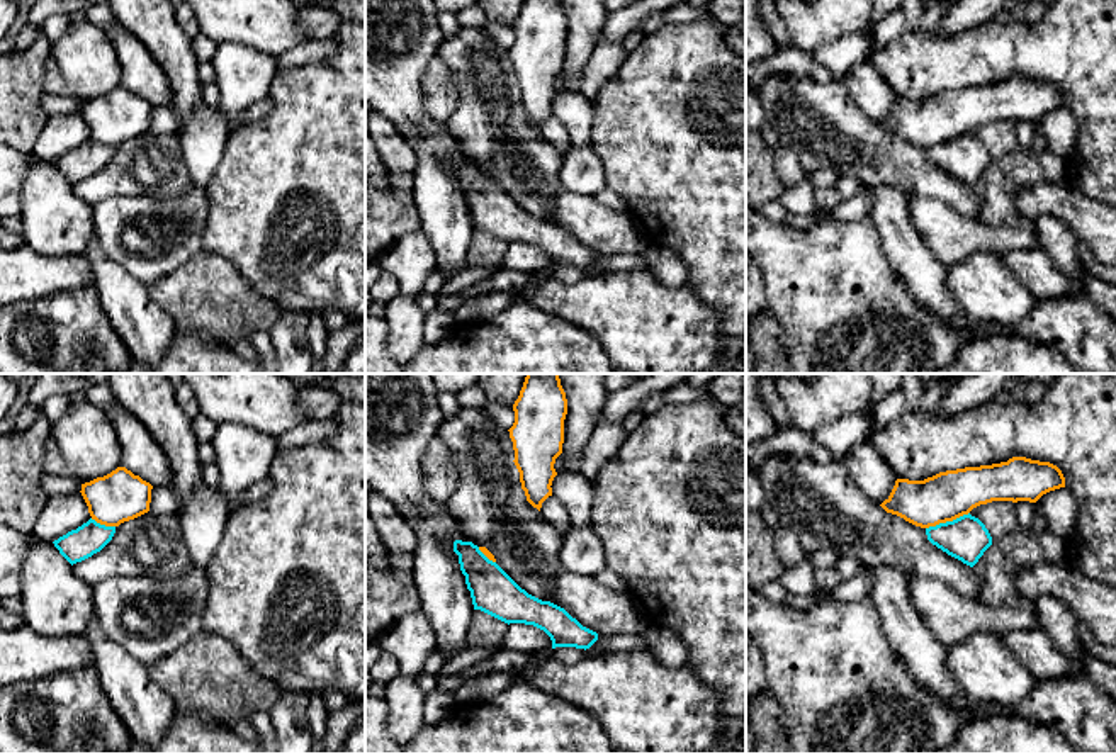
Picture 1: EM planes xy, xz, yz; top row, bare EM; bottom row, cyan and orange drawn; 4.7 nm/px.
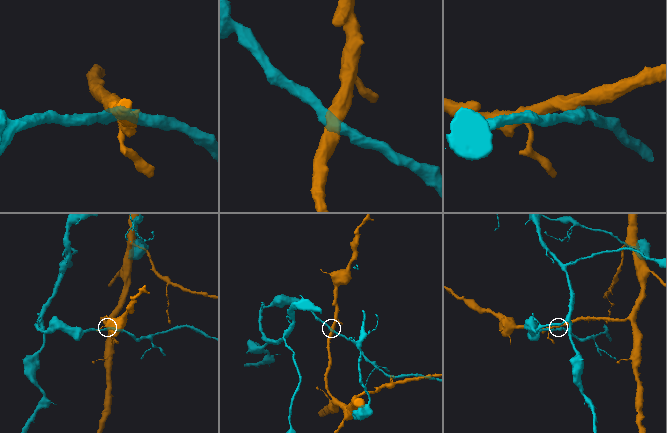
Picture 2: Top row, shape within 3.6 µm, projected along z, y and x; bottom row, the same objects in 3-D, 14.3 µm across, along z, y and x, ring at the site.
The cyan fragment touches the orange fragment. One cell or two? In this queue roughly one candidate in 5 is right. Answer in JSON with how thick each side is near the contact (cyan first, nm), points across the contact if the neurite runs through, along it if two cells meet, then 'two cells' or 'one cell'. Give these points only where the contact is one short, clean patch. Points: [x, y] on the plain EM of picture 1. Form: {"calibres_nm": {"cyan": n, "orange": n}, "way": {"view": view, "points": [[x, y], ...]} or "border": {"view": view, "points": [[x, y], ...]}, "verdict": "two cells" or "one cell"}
{"calibres_nm": {"cyan": 200, "orange": 220}, "border": {"view": "yz", "points": [[969, 131], [926, 148]]}, "verdict": "two cells"}

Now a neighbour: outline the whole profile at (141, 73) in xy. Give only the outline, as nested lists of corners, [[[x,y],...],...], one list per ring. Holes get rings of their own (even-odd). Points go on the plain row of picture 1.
[[[119,22],[105,32],[121,61],[122,87],[153,107],[168,107],[172,98],[168,78],[144,44]]]

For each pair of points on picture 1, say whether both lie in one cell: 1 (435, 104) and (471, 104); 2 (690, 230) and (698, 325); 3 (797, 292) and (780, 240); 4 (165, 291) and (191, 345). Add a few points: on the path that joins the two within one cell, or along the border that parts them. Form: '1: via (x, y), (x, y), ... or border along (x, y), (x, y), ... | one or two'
1: border along (447, 65), (457, 89), (457, 111), (447, 123) | two
2: border along (685, 286), (717, 311), (721, 325) | two
3: via (797, 279), (797, 267), (783, 253) | one
4: border along (177, 331), (225, 345) | two

